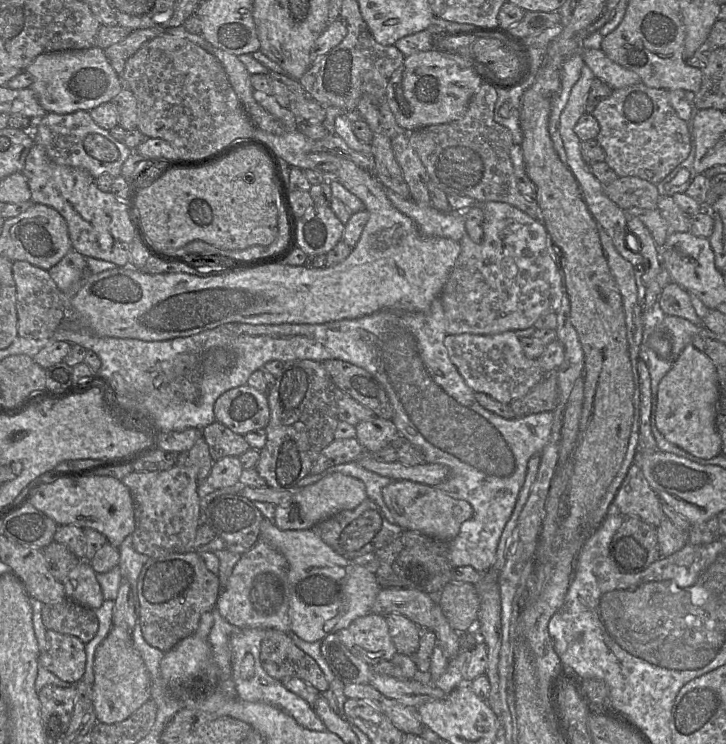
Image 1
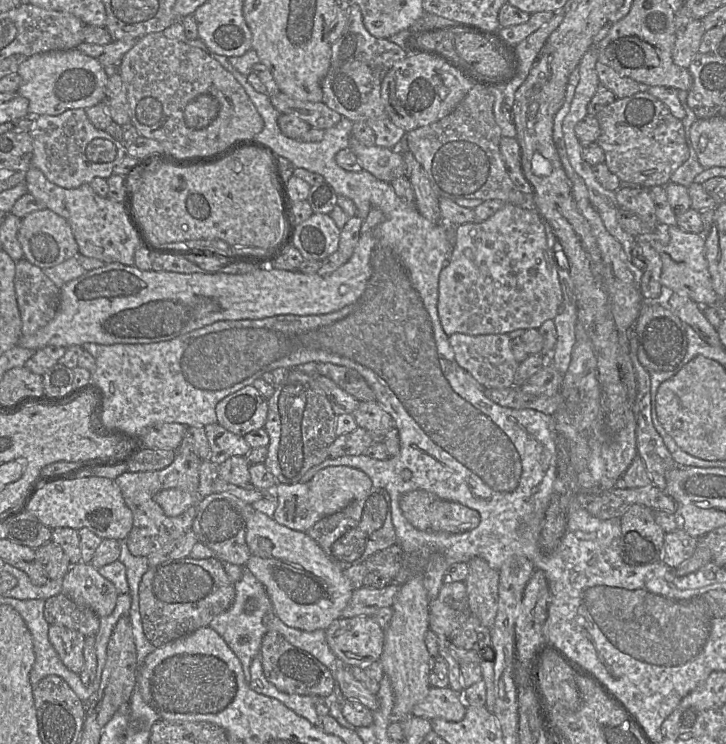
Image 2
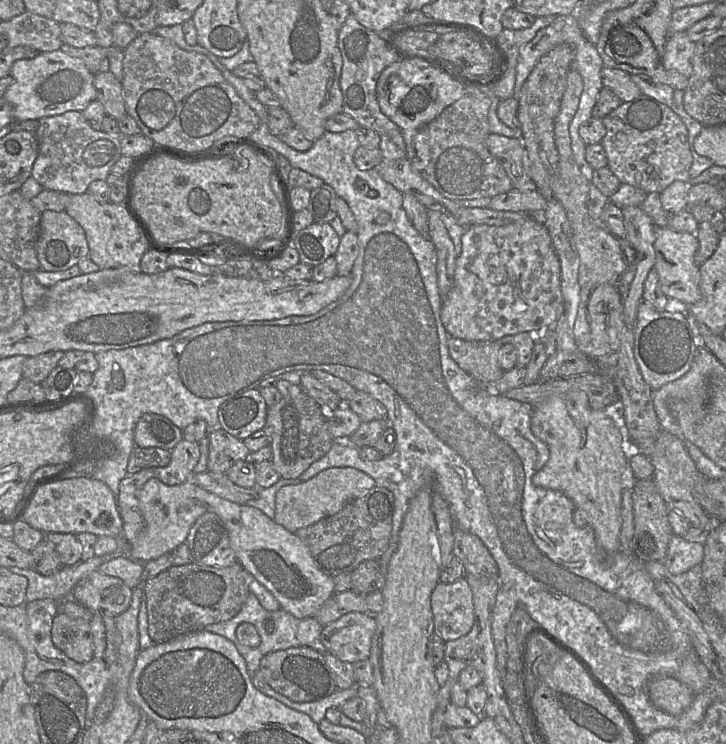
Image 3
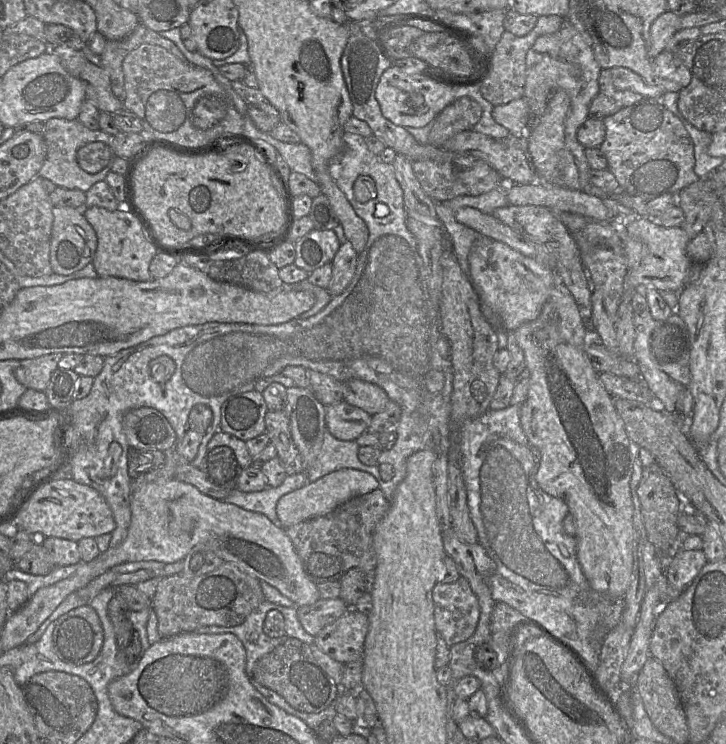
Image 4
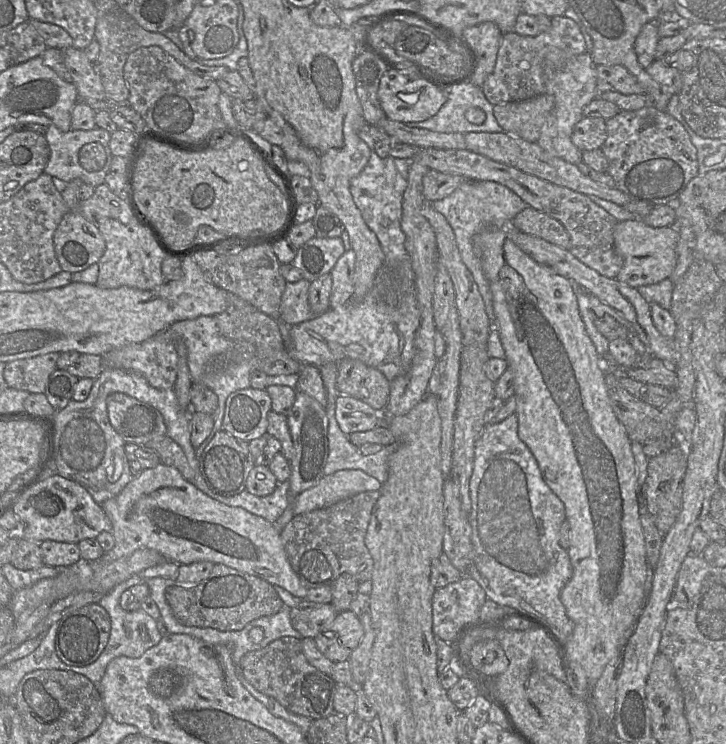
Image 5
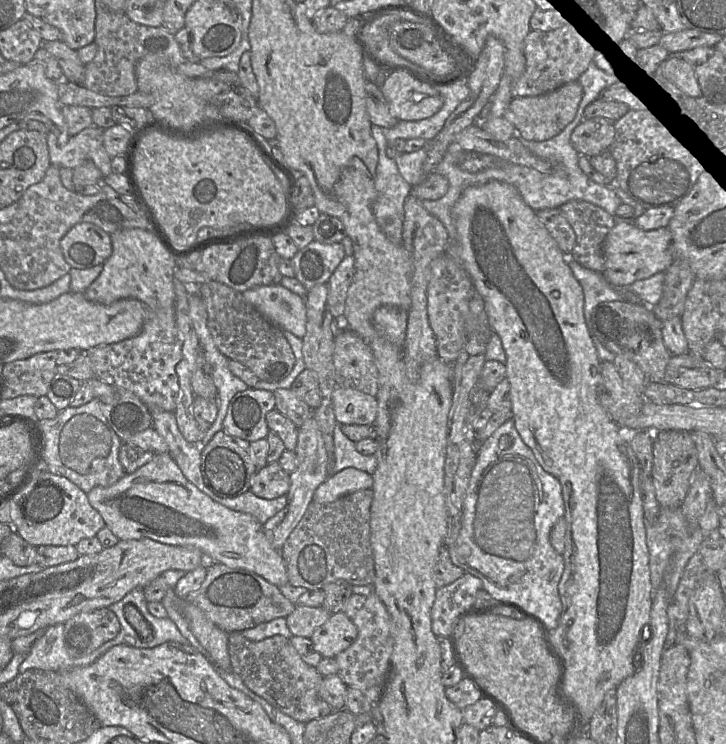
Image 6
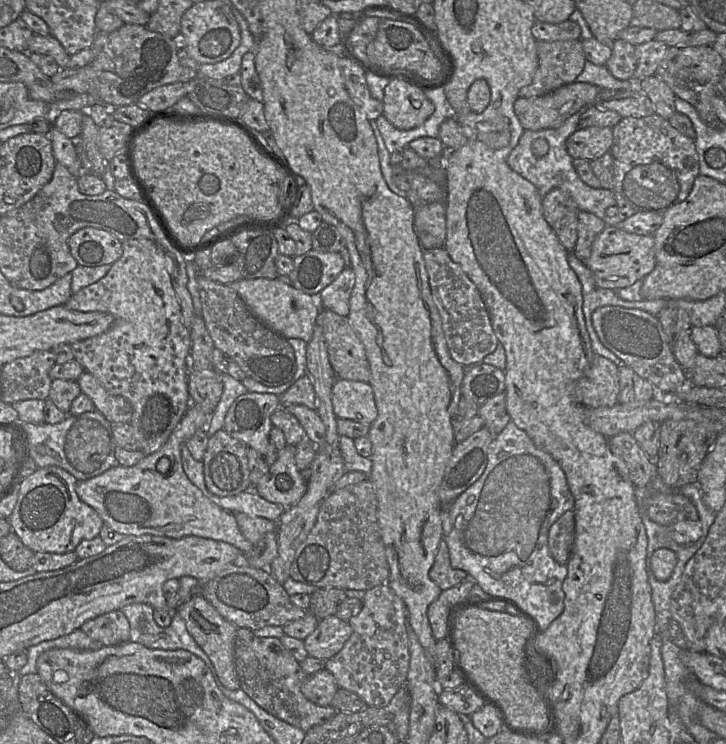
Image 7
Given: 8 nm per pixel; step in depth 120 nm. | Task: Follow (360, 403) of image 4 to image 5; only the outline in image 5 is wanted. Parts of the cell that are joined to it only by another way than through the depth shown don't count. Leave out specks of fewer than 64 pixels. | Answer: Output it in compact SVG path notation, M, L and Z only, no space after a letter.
M343 359L337 364L337 389L339 394L361 400L376 411L385 409L390 381L378 369L354 359Z

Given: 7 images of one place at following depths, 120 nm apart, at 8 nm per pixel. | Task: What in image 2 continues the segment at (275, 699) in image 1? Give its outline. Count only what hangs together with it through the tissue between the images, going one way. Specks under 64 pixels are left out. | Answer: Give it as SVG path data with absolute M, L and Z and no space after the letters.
M251 678L249 685L255 692L279 700L285 706L293 710L296 714L306 718L312 725L316 726L318 719L318 714L315 708L316 699L322 697L288 694L278 690L267 679L262 680L262 683L264 686L263 688L260 688L257 682Z

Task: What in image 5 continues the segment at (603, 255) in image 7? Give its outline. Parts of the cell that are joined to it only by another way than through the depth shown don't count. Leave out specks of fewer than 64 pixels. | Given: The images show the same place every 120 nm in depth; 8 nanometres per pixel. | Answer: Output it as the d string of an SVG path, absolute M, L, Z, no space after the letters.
M623 220L614 229L614 245L623 259L616 280L632 288L656 284L669 279L676 264L676 247L679 231L675 226L650 227L643 220Z

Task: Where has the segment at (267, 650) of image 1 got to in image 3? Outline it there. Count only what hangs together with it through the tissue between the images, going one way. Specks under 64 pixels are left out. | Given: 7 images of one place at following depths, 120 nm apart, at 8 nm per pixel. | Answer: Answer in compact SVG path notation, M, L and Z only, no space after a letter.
M307 646L290 647L266 654L260 661L259 671L271 688L293 702L316 701L337 689L323 654Z

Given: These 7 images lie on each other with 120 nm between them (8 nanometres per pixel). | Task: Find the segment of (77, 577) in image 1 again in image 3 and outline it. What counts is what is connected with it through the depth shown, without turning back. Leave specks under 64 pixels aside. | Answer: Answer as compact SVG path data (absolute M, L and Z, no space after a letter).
M97 570L79 580L71 591L71 597L92 612L115 618L128 609L132 592L121 579Z

